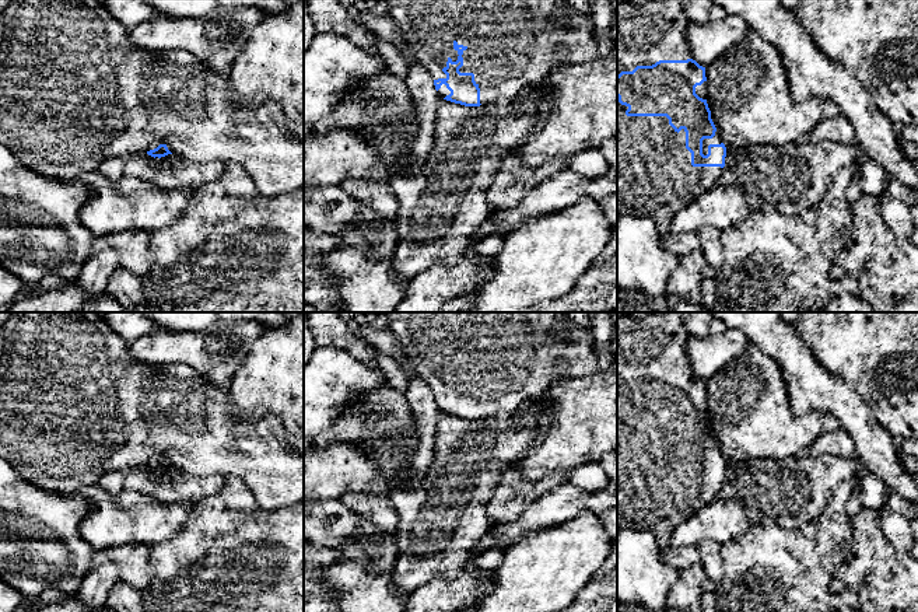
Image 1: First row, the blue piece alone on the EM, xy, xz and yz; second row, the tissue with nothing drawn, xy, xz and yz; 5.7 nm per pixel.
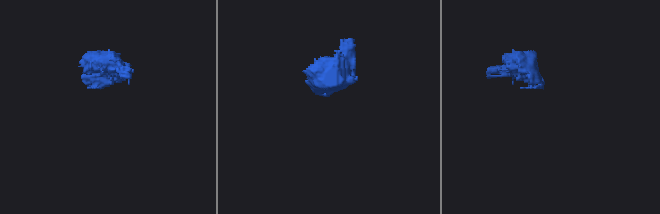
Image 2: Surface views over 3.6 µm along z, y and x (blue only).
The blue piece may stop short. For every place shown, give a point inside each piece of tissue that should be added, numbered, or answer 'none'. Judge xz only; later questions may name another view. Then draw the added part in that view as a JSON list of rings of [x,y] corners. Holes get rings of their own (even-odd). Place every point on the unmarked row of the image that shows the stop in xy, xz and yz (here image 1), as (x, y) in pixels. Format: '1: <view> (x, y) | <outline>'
1: xz (512, 357) | [[[388,312],[388,329],[396,336],[409,359],[416,366],[417,375],[423,378],[432,394],[446,392],[442,385],[451,371],[458,374],[453,356],[463,359],[463,380],[460,387],[473,387],[480,402],[480,417],[508,417],[514,415],[523,402],[540,398],[550,385],[563,377],[584,377],[598,371],[596,347],[592,332],[579,328],[570,321],[570,339],[557,340],[551,333],[556,312]]]

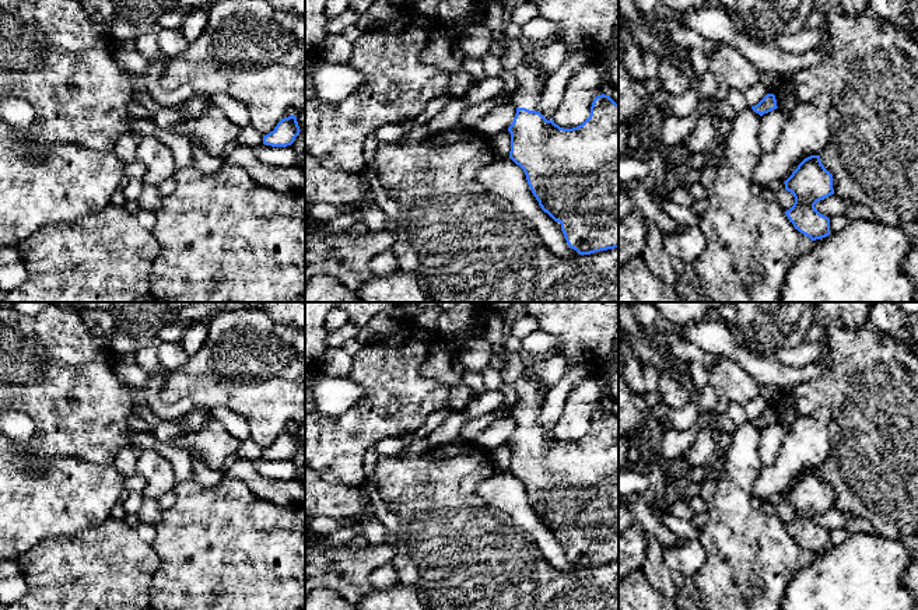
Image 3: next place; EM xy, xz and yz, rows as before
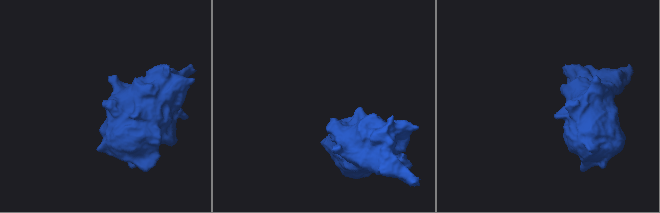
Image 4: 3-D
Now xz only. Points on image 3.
1: xz (531, 392) | [[[521,378],[514,383],[516,403],[509,410],[509,416],[516,421],[535,424],[539,421],[542,404],[550,386],[536,378]]]

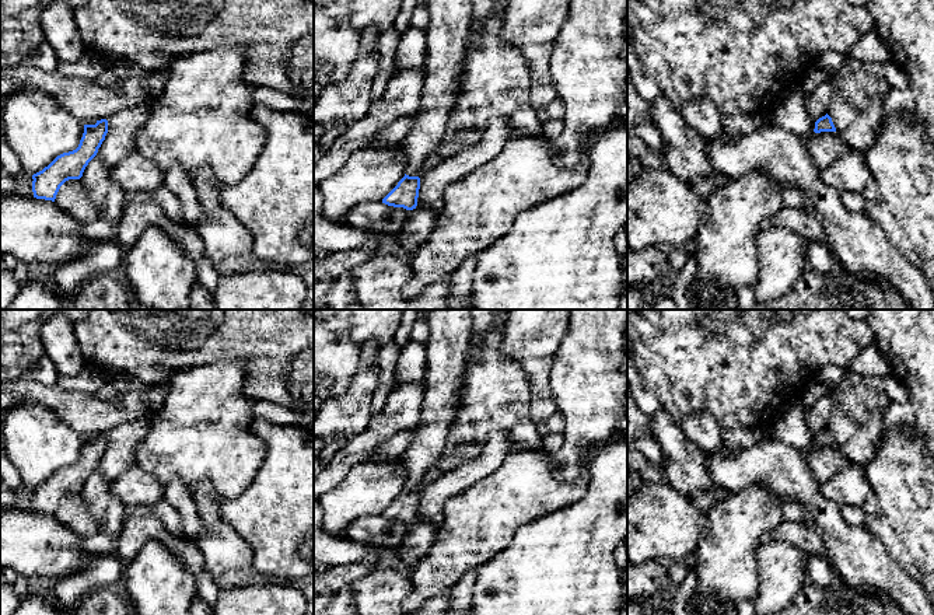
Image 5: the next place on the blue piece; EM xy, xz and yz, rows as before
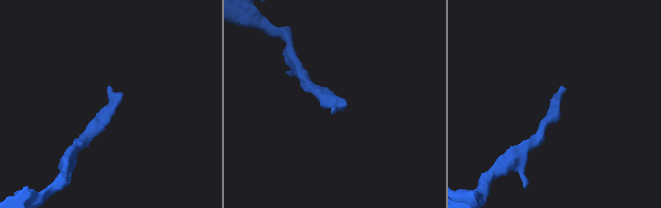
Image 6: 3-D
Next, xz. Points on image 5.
1: xz (416, 544) | [[[424,520],[413,523],[399,545],[399,555],[405,565],[416,566],[426,556],[435,539],[437,525]]]

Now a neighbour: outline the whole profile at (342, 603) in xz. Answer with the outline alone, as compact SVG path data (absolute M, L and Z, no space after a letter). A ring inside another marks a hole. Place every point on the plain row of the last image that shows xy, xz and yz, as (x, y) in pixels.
M350 586L340 588L330 598L328 615L358 615Z

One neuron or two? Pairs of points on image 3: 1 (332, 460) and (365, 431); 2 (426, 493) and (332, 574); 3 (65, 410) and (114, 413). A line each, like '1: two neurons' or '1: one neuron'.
1: one neuron
2: two neurons
3: one neuron

